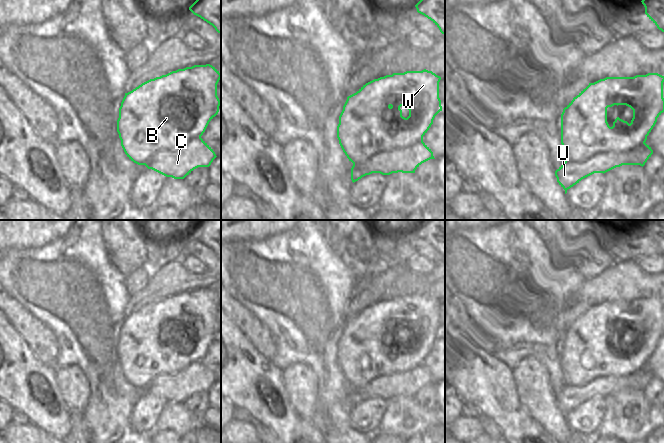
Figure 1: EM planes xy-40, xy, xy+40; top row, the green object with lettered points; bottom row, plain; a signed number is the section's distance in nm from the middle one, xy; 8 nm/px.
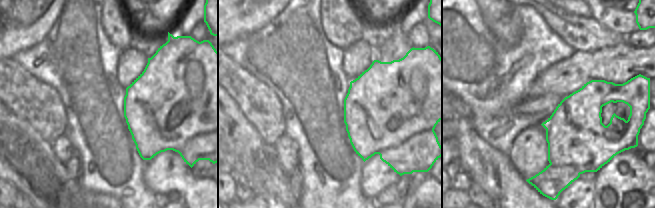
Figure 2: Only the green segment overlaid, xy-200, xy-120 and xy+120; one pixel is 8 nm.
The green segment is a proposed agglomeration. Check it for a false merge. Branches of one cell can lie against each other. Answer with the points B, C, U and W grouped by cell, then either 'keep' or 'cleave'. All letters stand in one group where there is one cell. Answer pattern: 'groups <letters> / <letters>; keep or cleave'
groups B W / C U; cleave

